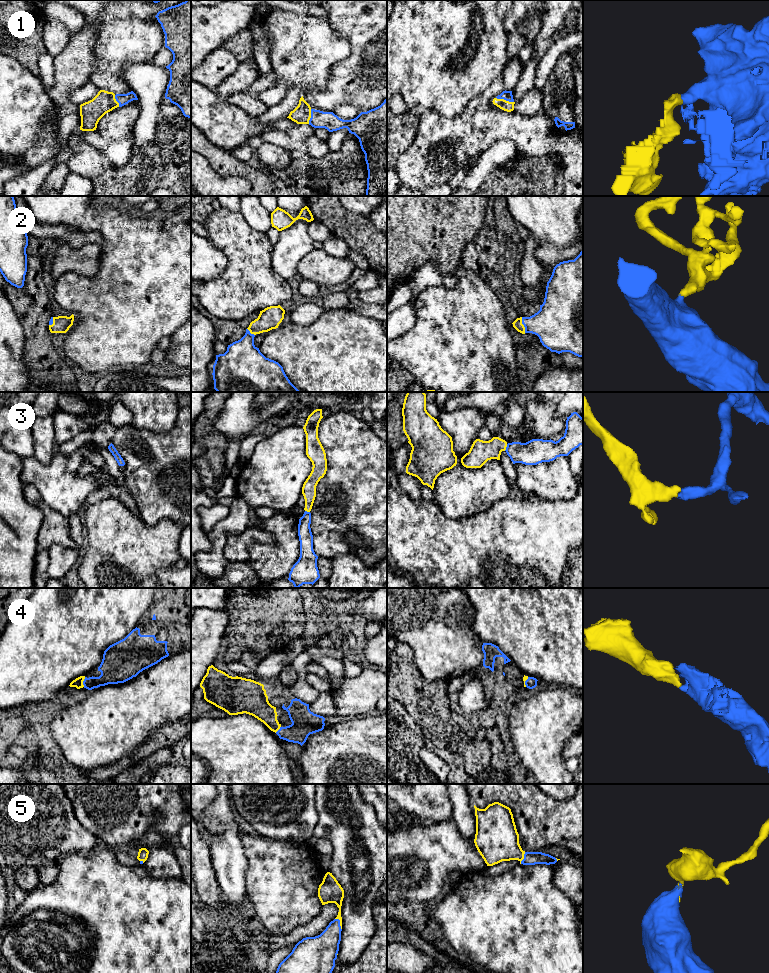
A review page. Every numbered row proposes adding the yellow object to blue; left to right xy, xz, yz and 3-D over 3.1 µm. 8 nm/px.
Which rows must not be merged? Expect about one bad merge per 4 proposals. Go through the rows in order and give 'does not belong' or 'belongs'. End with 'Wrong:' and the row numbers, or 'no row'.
1: belongs
2: belongs
3: belongs
4: belongs
5: belongs
Wrong: no row

